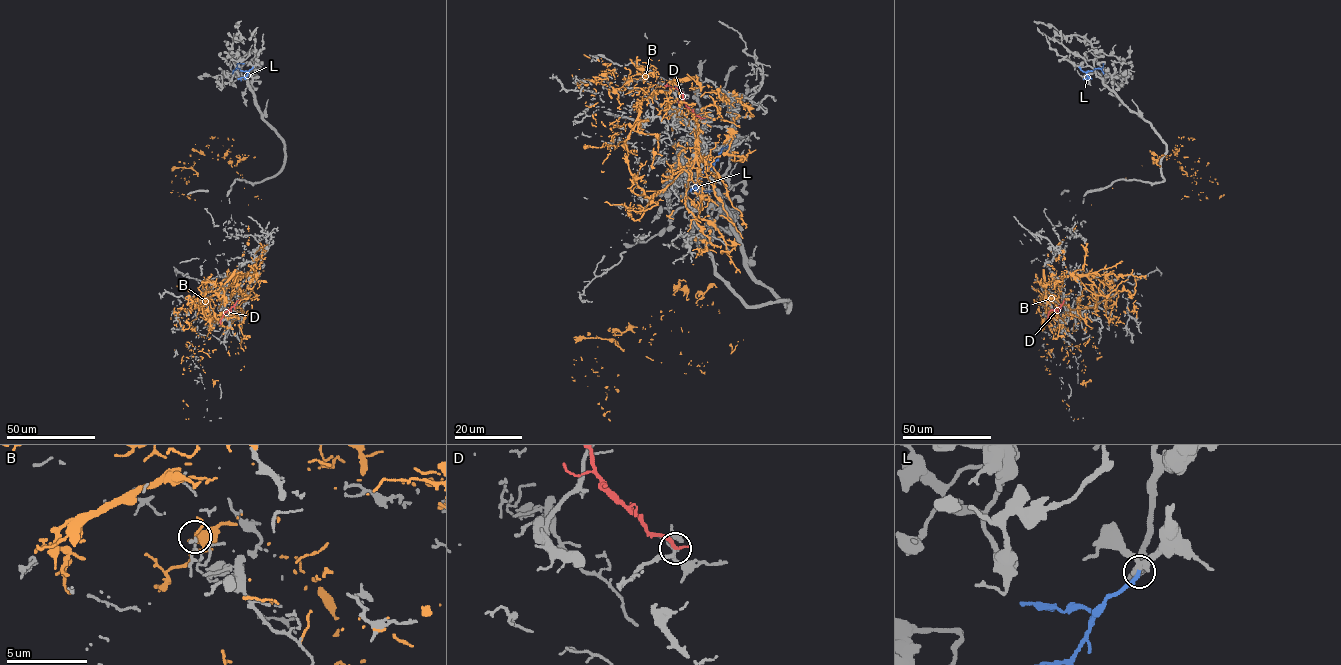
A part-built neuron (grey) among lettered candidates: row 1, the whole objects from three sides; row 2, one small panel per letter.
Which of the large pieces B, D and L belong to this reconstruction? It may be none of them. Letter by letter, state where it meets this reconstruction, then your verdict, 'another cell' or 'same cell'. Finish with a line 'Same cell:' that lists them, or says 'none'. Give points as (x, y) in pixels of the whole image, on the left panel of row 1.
B: contact (220, 291); another cell
D: contact (239, 300); another cell
L: contact (253, 67); another cell
Same cell: none

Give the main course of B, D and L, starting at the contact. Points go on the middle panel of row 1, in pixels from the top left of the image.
B: (665, 103), (696, 157), (621, 203), (657, 205), (631, 76), (714, 142), (701, 185)
D: (701, 119), (691, 109), (682, 93), (667, 83)
L: (728, 146), (703, 170), (697, 181), (698, 192), (711, 190)

